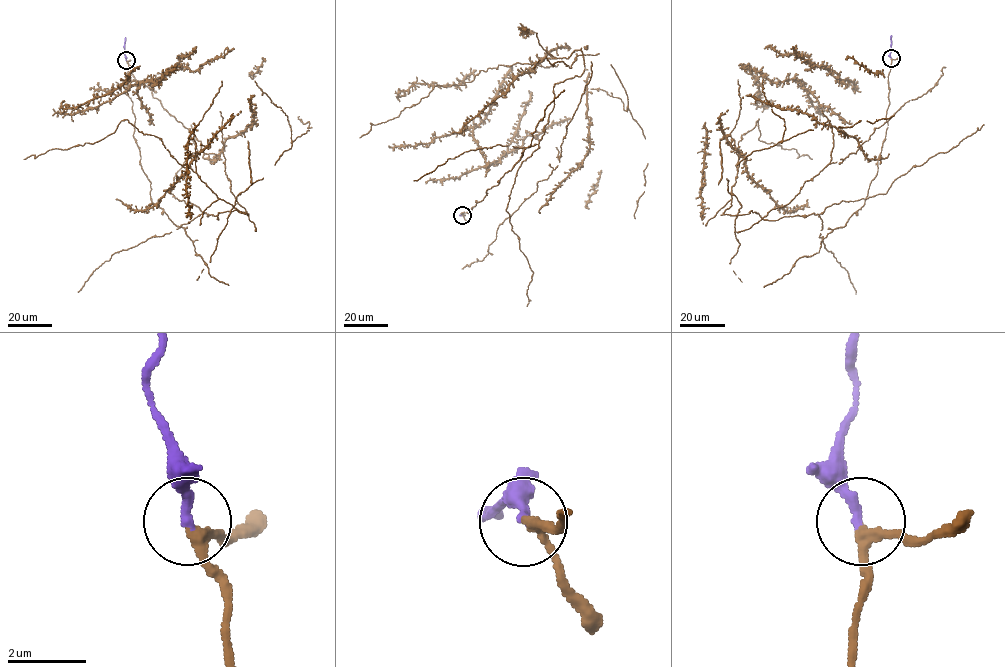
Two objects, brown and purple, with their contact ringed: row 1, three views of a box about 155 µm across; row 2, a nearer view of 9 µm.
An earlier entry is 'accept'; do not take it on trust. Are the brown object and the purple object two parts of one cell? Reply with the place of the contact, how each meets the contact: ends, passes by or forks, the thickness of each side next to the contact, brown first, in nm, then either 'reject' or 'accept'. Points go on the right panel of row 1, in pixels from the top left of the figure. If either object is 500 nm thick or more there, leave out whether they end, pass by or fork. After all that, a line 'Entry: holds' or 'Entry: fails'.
place (891, 58); brown passes by; purple ends; calibres 220 and 260 nm; accept
Entry: holds

